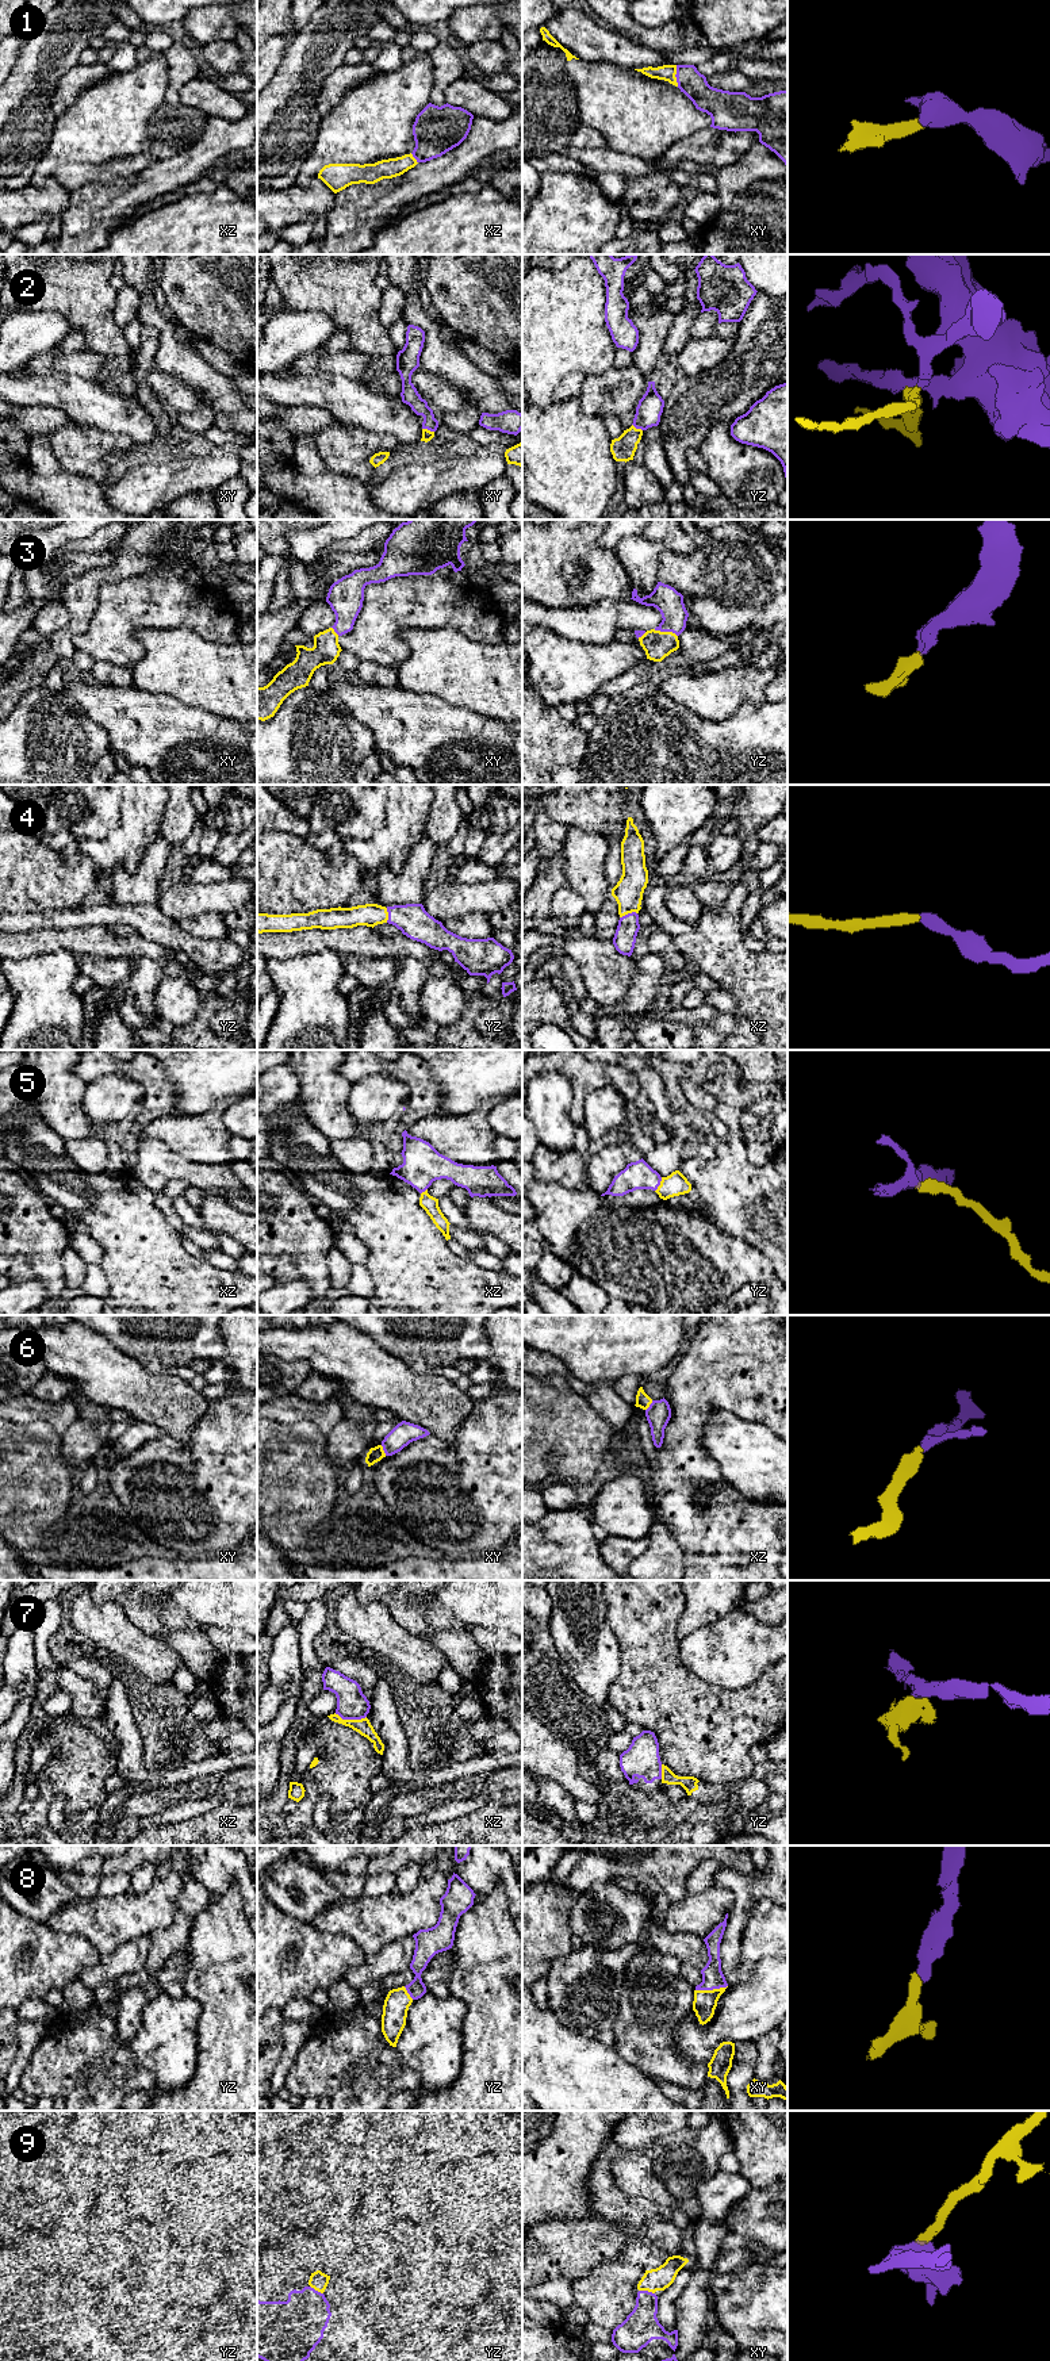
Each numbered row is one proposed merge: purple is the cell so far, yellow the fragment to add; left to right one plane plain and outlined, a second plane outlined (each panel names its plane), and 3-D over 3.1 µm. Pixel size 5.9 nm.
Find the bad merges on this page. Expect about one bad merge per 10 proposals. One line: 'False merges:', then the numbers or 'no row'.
False merges: 7

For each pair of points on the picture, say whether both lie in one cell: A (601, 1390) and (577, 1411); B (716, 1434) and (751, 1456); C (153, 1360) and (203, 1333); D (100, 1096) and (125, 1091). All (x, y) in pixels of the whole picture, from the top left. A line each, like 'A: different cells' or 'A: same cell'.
A: different cells
B: same cell
C: same cell
D: same cell

